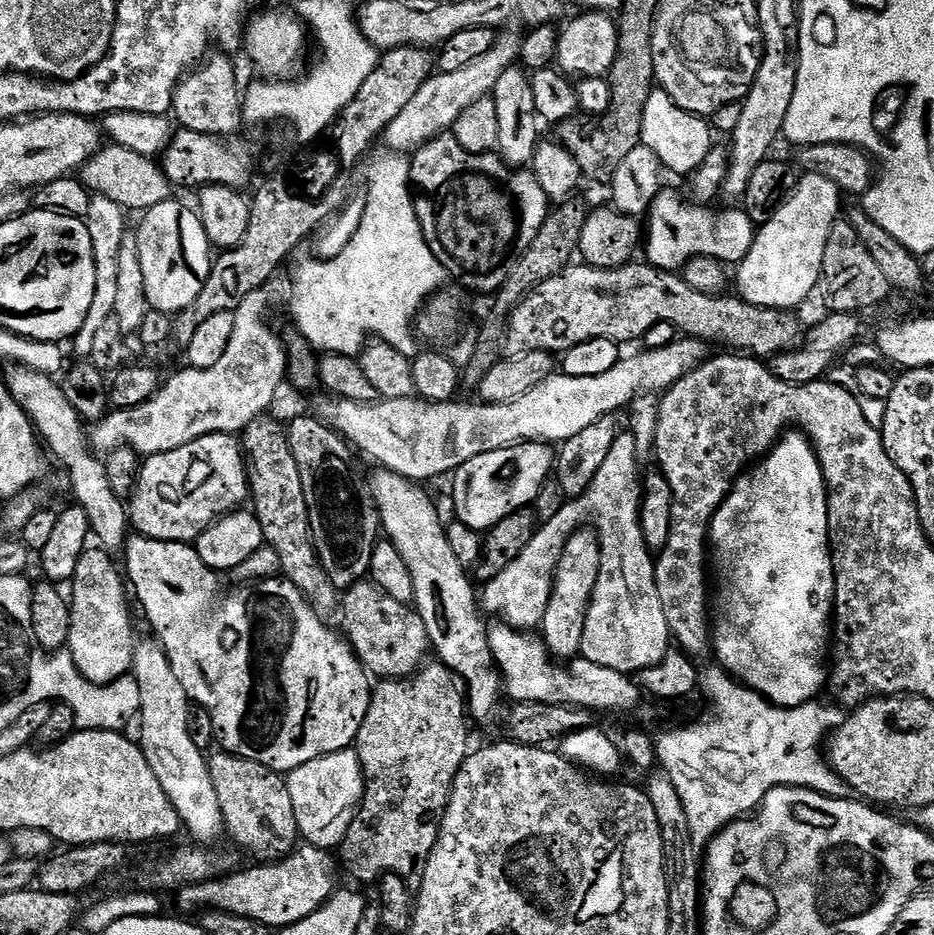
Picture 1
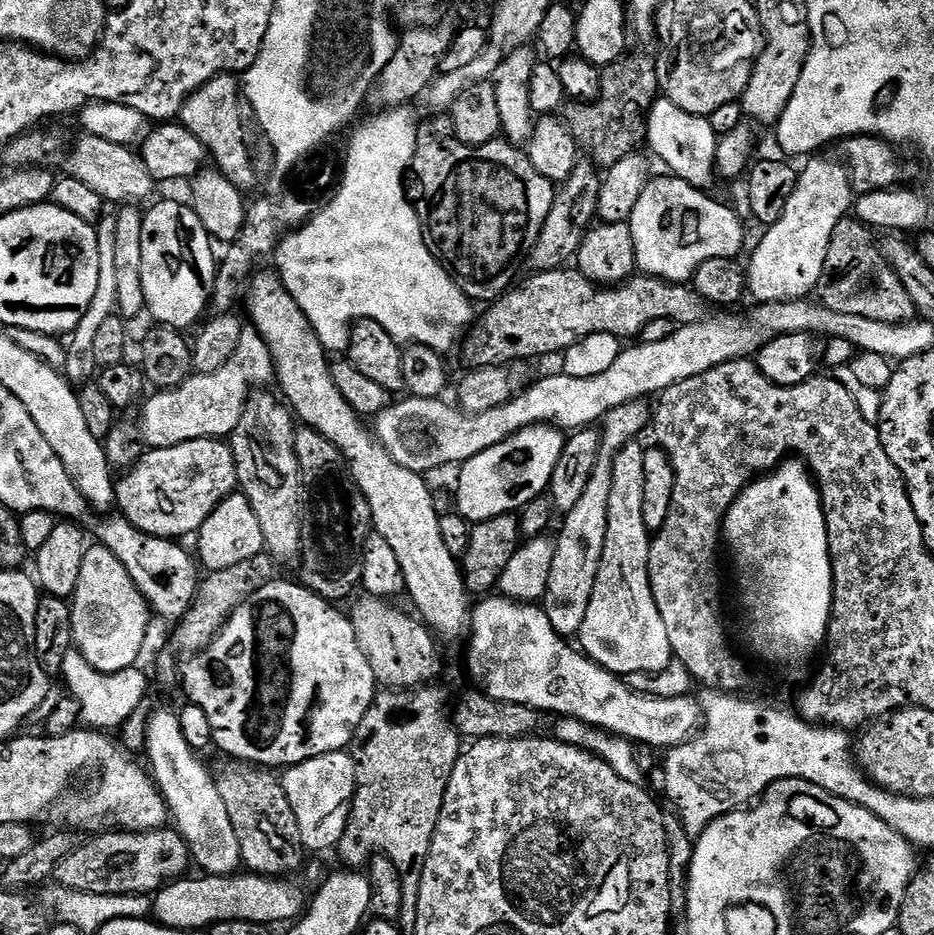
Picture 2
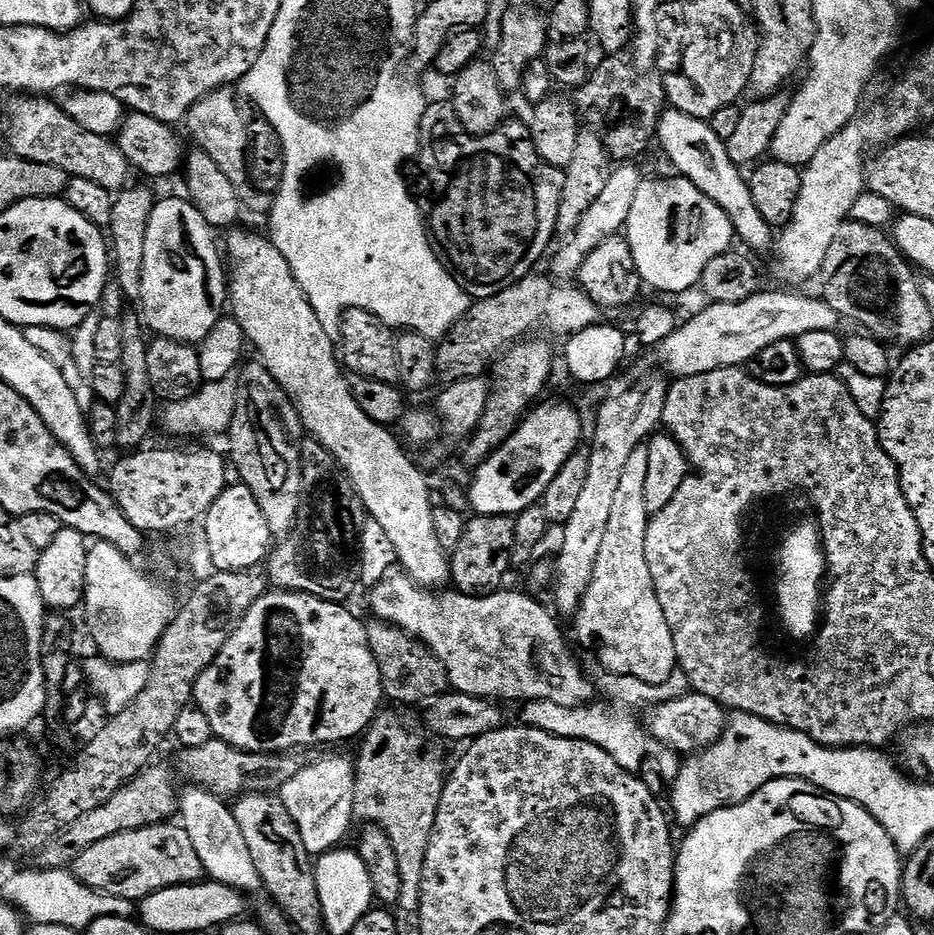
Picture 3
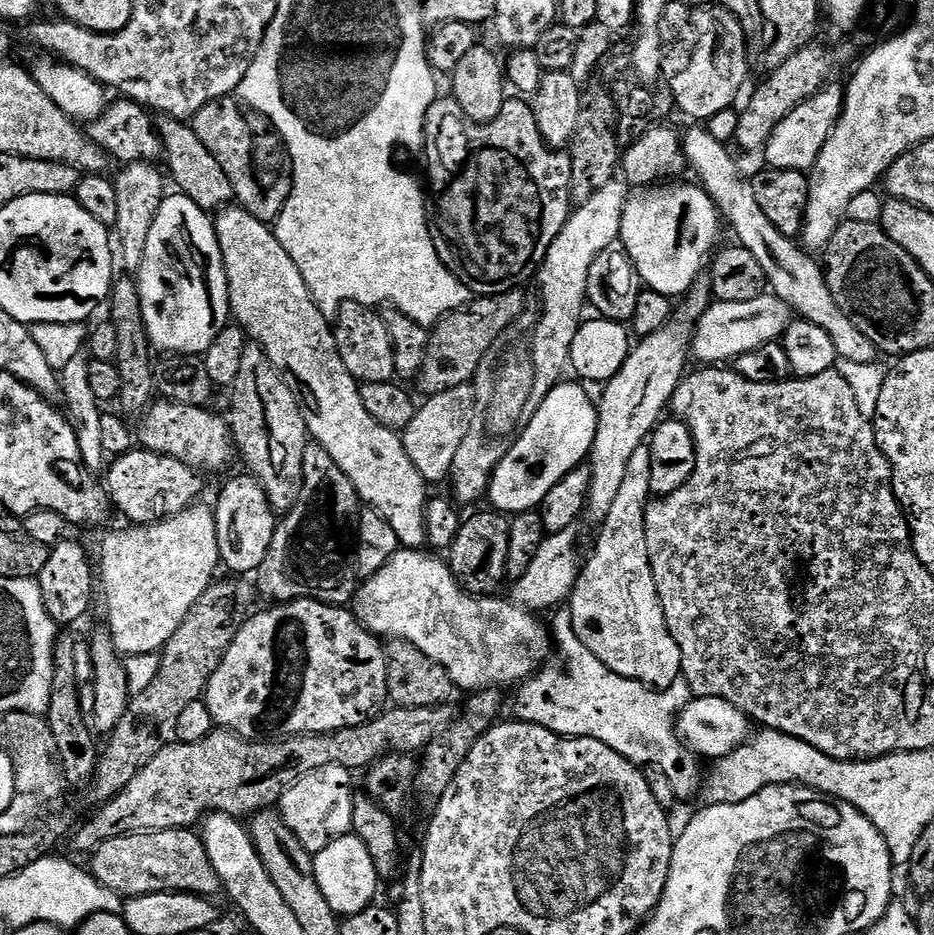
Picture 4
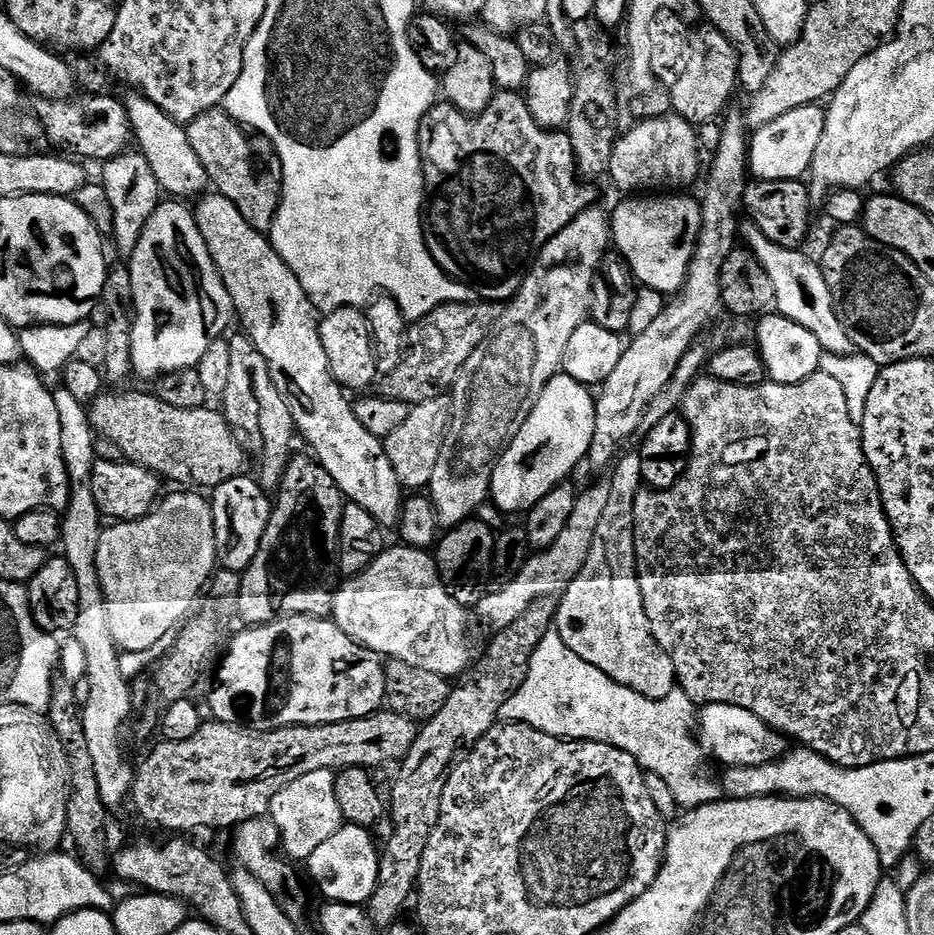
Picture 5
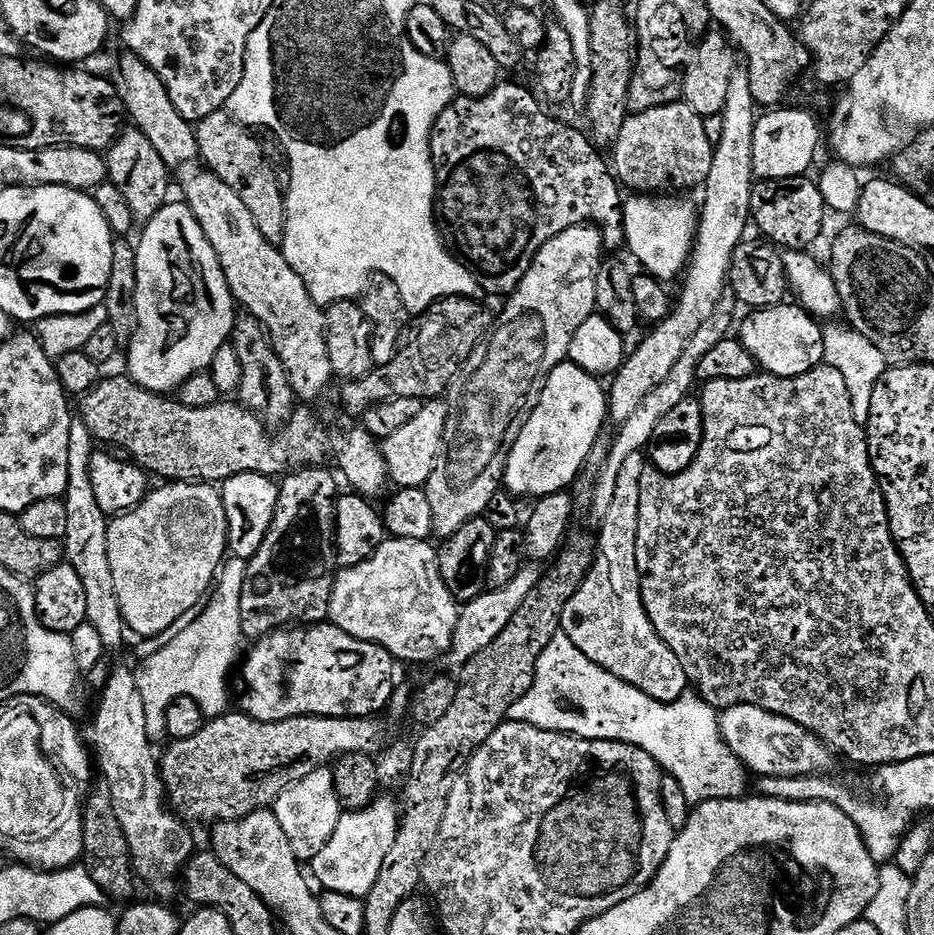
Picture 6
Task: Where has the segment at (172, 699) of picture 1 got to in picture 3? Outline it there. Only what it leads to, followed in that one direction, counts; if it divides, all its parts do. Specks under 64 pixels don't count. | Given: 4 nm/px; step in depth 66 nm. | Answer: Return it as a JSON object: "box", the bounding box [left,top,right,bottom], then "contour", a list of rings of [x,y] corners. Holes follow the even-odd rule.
{"box":[178,786,261,894],"contour":[[[188,786],[185,792],[183,789],[179,793],[178,816],[186,834],[190,834],[190,842],[194,842],[194,850],[198,850],[198,858],[202,858],[205,873],[211,879],[245,894],[261,891],[260,875],[254,866],[254,858],[250,858],[246,838],[242,838],[242,829],[231,807],[221,797],[215,796],[207,788]]]}

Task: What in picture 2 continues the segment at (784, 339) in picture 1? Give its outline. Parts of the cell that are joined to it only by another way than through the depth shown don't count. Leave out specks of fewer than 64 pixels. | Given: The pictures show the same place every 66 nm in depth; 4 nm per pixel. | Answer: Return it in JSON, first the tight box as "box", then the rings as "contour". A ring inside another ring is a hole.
{"box":[462,271,705,370],"contour":[[[568,271],[537,272],[529,275],[529,280],[521,288],[513,287],[495,302],[489,303],[485,307],[488,309],[485,310],[484,317],[481,320],[479,317],[463,337],[462,348],[464,344],[464,360],[469,364],[467,367],[472,370],[490,368],[507,365],[507,360],[528,360],[531,356],[548,356],[551,352],[563,354],[567,348],[590,334],[636,338],[641,335],[644,327],[658,319],[670,319],[677,326],[697,324],[705,319],[705,301],[683,283],[672,284],[668,280],[660,280],[657,276],[637,274],[619,286],[597,286],[587,280],[580,271]]]}

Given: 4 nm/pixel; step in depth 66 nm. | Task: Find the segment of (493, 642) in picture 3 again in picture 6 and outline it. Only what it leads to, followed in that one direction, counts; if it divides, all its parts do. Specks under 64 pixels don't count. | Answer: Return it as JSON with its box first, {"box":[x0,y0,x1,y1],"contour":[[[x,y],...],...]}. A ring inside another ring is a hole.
{"box":[328,538,461,664],"contour":[[[386,538],[373,556],[341,567],[335,573],[328,603],[328,620],[359,640],[380,644],[397,661],[428,664],[452,651],[454,630],[460,621],[461,605],[450,594],[440,573],[440,557],[427,540]]]}

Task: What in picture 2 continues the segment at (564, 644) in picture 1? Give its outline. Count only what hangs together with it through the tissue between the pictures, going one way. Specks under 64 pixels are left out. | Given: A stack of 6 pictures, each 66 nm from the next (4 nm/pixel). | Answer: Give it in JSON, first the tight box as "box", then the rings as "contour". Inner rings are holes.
{"box":[542,401,652,638],"contour":[[[632,401],[622,407],[615,407],[607,413],[601,423],[602,439],[600,441],[600,457],[594,466],[594,474],[590,474],[590,482],[586,482],[586,494],[563,517],[564,525],[560,528],[560,537],[555,537],[553,561],[546,567],[546,579],[542,584],[542,607],[554,630],[565,638],[577,635],[586,622],[586,610],[590,610],[590,598],[594,594],[594,582],[598,578],[598,570],[602,562],[602,554],[606,546],[606,530],[608,529],[608,507],[610,506],[610,490],[612,489],[612,464],[616,453],[621,452],[627,444],[633,443],[636,436],[652,420],[651,407],[647,401]]]}

